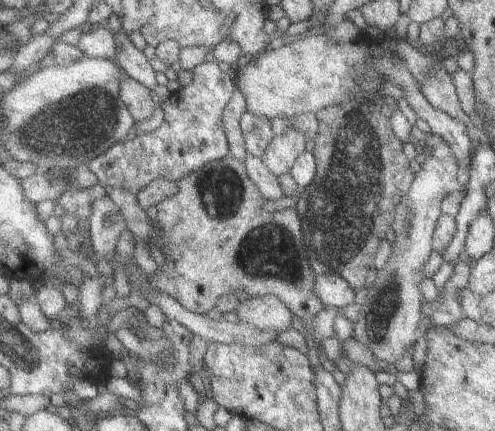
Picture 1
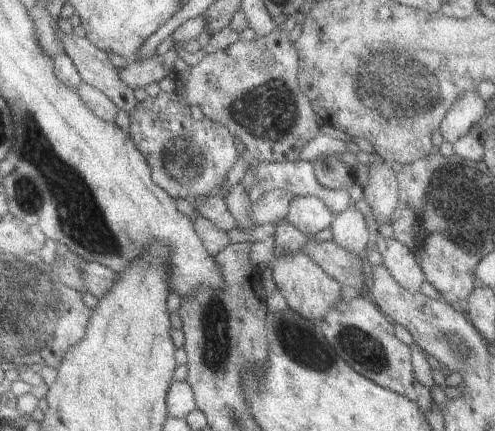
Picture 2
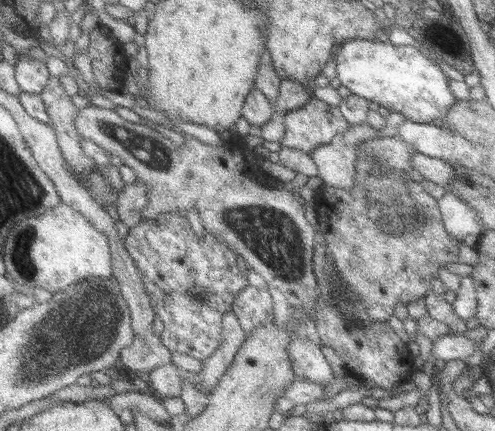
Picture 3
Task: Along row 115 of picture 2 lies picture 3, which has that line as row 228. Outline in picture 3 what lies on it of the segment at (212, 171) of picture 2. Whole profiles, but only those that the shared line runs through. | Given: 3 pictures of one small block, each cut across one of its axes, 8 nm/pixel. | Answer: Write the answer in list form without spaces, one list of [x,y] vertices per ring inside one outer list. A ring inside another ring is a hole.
[[[181,212],[165,214],[159,220],[143,220],[129,230],[125,242],[139,266],[153,308],[165,324],[163,344],[171,352],[189,354],[199,362],[211,358],[225,336],[225,314],[233,310],[237,296],[249,286],[247,278],[241,276],[237,254],[207,232],[199,238]]]

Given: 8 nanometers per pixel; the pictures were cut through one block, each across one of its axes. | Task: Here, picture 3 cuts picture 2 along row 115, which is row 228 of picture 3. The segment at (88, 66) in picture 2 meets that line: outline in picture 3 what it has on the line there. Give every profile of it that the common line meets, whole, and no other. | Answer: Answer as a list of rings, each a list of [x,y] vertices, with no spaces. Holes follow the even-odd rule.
[[[133,184],[133,186],[125,186],[119,192],[119,200],[117,200],[117,214],[119,214],[119,222],[125,224],[129,230],[133,230],[135,226],[139,226],[145,218],[143,218],[143,210],[149,204],[149,190],[141,184]]]

